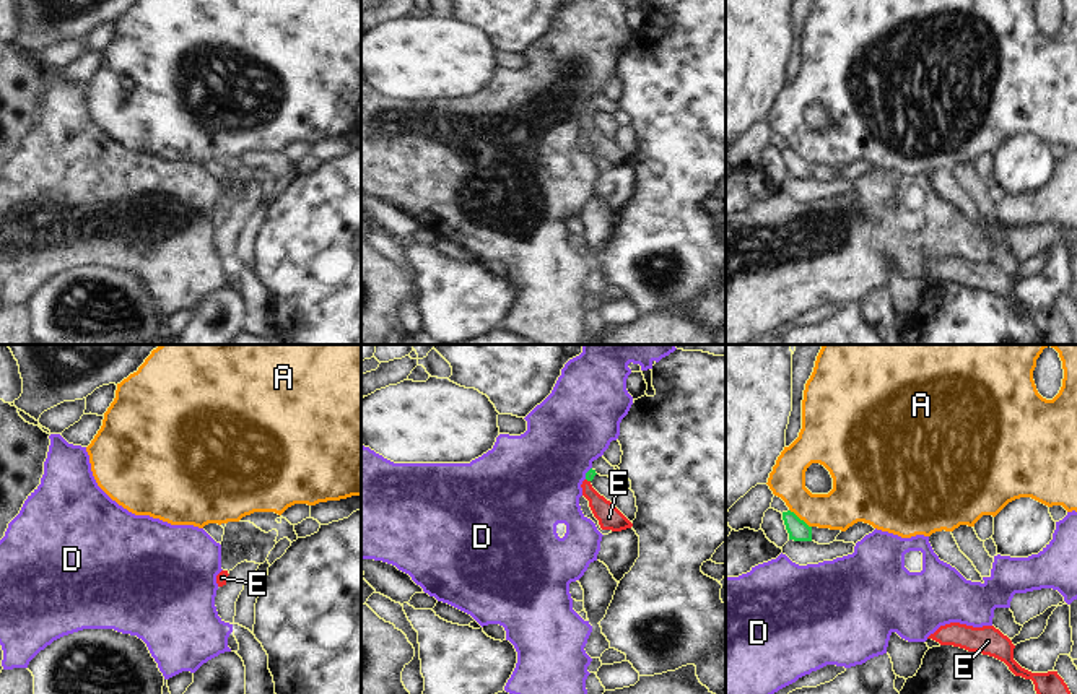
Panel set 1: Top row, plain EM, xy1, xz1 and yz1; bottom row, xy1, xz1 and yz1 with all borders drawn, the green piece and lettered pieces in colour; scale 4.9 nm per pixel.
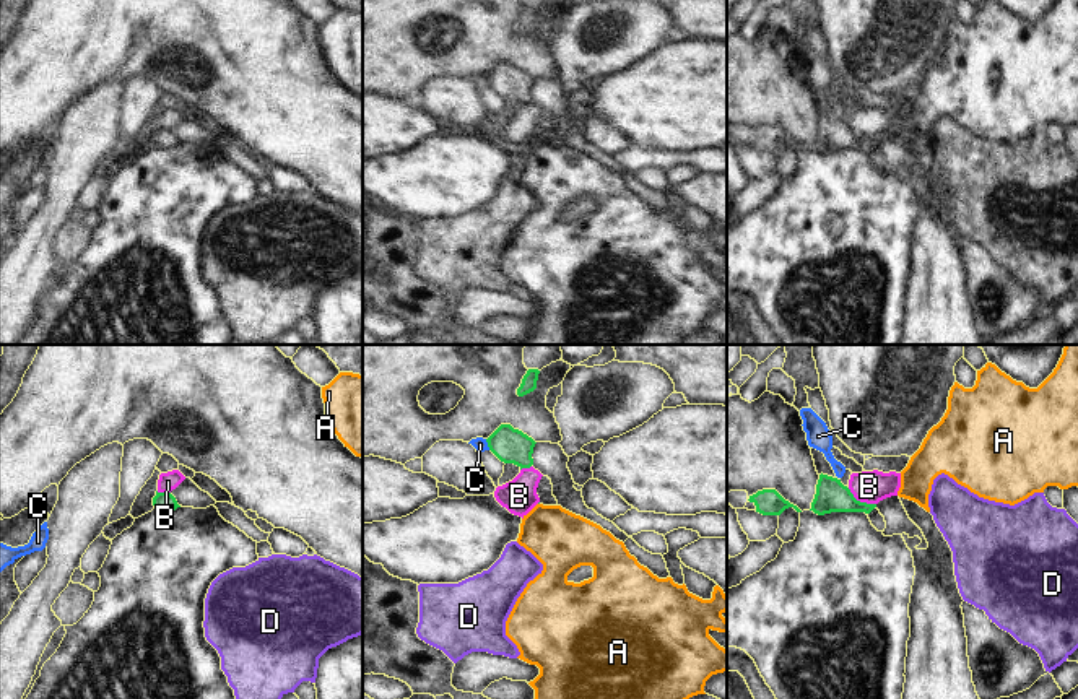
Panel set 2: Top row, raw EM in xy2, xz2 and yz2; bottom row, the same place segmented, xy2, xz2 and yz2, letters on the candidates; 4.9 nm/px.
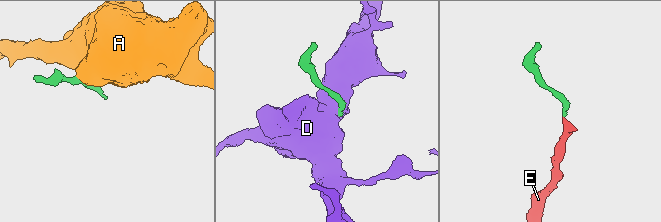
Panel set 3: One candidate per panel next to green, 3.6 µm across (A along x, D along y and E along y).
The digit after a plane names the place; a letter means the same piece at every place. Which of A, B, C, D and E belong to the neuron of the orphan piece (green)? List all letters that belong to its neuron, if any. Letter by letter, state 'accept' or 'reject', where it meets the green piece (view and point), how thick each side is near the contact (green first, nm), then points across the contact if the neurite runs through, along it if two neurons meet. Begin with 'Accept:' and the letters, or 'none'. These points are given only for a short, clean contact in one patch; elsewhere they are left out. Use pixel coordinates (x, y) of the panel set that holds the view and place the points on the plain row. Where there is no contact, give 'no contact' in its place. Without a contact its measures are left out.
Accept: E
A: reject | yz1 (799, 155) | 100/200 nm
B: reject | yz2 (859, 137) | 160/160 nm | along yz2 (847, 124), (857, 135), (875, 140)
C: reject | xz2 (488, 80) | 180/70 nm | along xz2 (485, 75), (490, 85)
D: reject | xz1 (586, 109) | 50/460 nm | along xz1 (591, 103), (584, 114)
E: accept | xz1 (588, 116) | 50/120 nm | across xz1 (591, 109), (588, 116), (588, 127), (609, 153)

